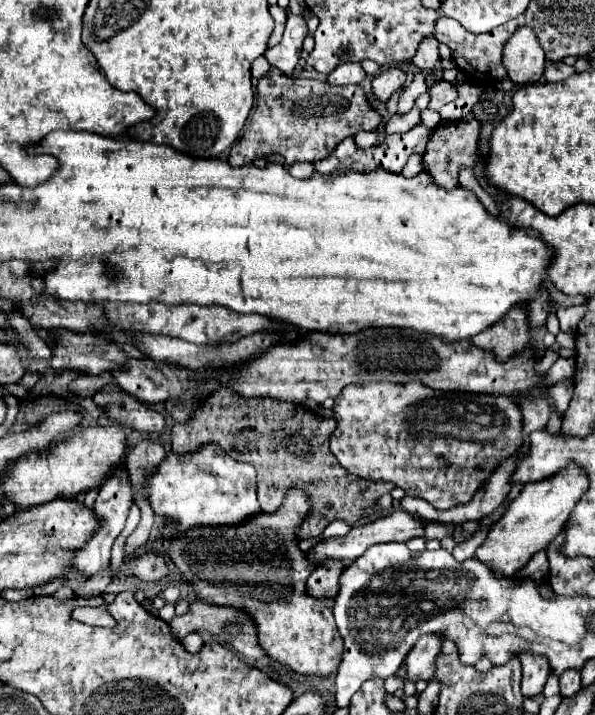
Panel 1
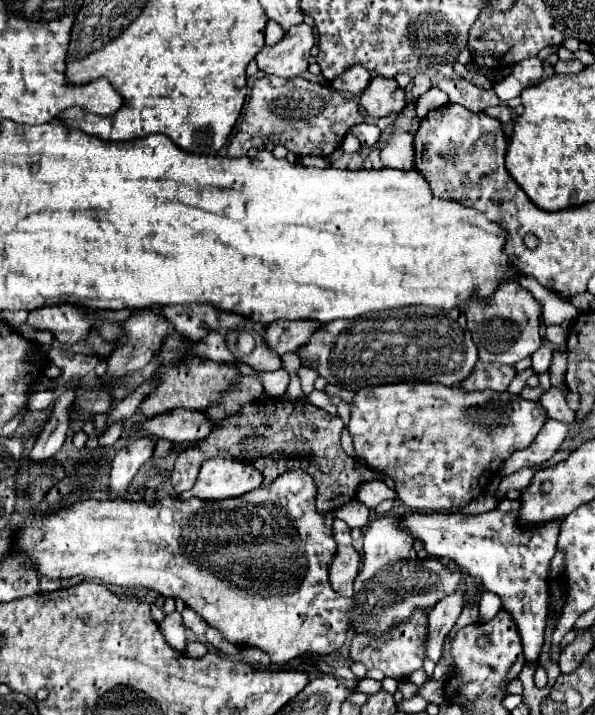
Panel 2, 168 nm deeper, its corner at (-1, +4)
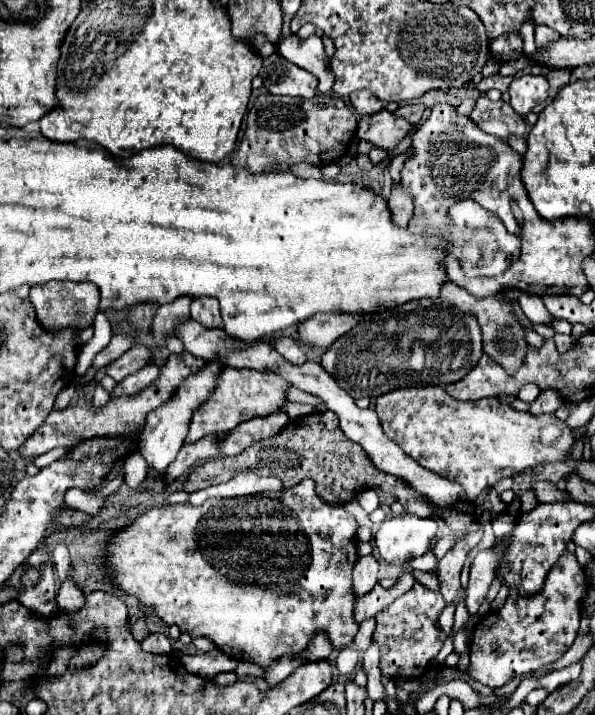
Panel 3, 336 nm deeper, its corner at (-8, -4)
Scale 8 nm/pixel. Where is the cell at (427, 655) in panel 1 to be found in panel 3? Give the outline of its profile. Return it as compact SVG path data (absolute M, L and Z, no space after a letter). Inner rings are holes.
M480 551L470 567L470 583L466 589L466 609L470 615L476 615L480 603L484 601L490 583L494 581L492 571L496 571L496 559L500 551Z

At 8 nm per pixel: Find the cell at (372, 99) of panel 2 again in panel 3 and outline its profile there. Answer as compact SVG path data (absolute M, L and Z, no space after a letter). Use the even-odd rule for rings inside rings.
M380 109L376 115L360 117L356 135L358 135L358 139L366 139L372 145L390 151L406 137L406 133L410 129L412 129L412 125L408 121L404 121L404 117L394 115L394 111Z

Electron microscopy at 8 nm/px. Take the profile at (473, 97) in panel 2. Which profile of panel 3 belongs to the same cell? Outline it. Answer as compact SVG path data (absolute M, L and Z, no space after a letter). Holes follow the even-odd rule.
M480 95L476 99L476 107L468 115L482 131L500 135L500 139L508 141L508 135L524 135L526 121L524 117L516 115L508 103L494 103L486 95Z

